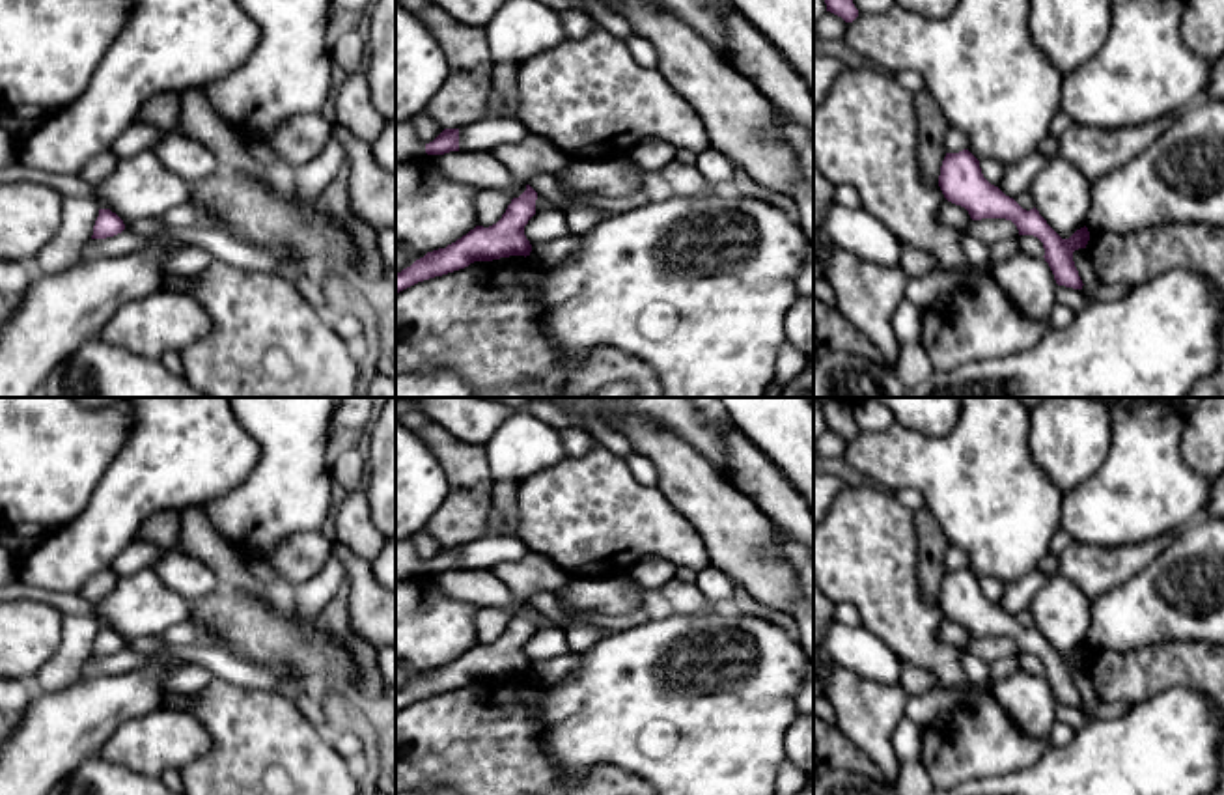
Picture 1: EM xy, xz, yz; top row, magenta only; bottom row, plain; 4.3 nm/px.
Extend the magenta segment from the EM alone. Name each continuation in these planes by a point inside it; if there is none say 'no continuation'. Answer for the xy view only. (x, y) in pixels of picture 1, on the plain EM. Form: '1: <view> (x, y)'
no continuation

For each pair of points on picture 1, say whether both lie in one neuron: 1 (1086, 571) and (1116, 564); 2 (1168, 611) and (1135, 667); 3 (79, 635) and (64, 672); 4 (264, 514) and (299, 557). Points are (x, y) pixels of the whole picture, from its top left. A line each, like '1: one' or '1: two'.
1: one
2: two
3: one
4: two

